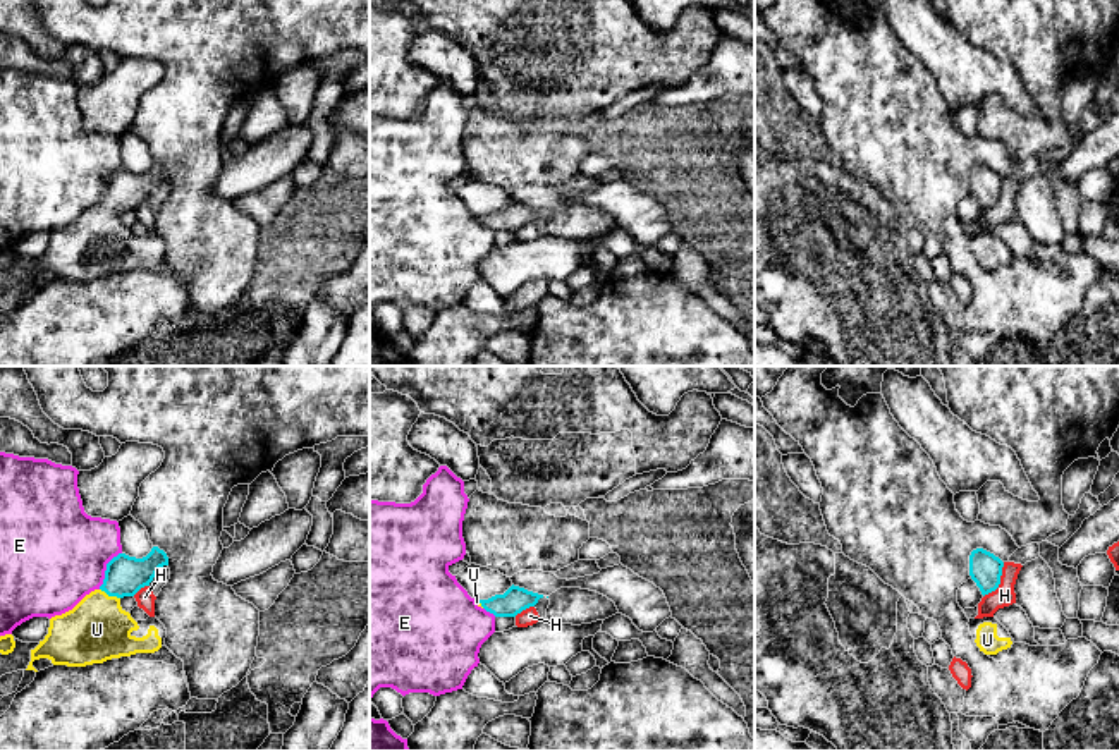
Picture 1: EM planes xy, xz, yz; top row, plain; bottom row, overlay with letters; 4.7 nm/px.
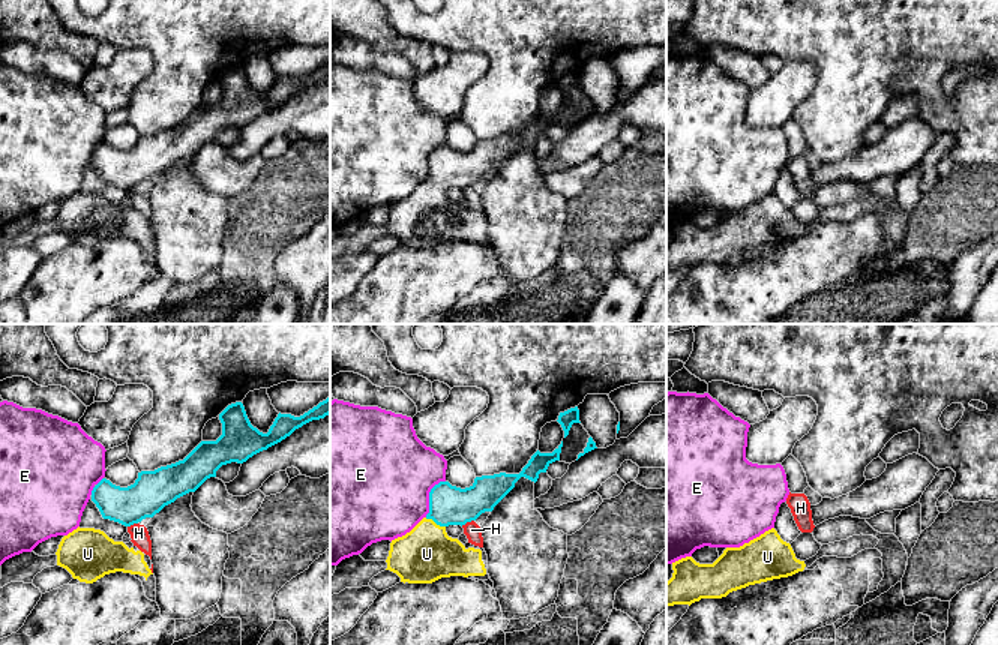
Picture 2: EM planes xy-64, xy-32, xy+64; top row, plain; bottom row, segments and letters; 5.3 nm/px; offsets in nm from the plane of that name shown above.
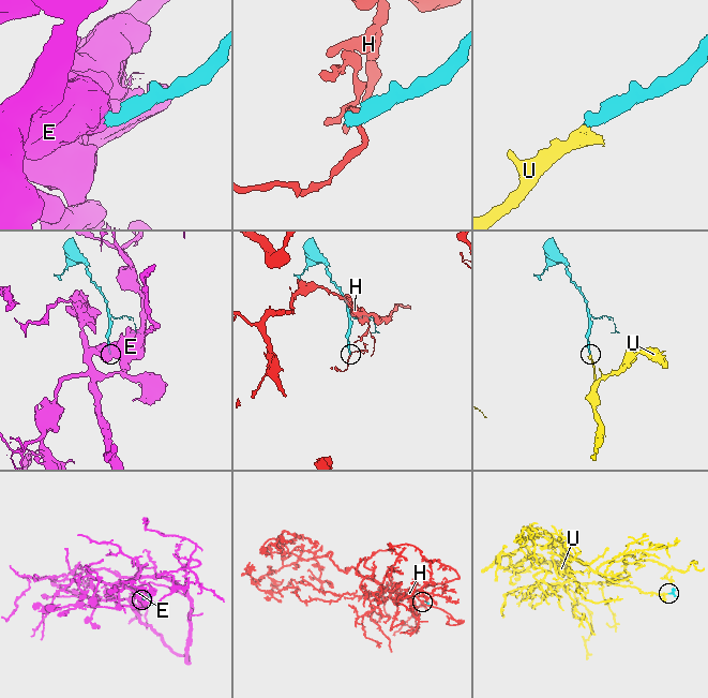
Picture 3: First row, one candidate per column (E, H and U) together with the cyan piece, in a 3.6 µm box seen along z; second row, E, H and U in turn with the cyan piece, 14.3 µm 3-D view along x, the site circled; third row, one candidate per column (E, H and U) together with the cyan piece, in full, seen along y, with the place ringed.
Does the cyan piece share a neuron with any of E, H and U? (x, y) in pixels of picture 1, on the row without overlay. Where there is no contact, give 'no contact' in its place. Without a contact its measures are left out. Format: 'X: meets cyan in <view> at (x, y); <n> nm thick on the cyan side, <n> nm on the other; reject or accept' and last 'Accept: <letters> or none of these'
E: meets cyan in xy at (107, 184); 190 nm thick on the cyan side, 460 nm on the other; reject
H: meets cyan in yz at (999, 196); 160 nm thick on the cyan side, 100 nm on the other; reject
U: meets cyan in xy at (110, 210); 190 nm thick on the cyan side, 300 nm on the other; accept
Accept: U

